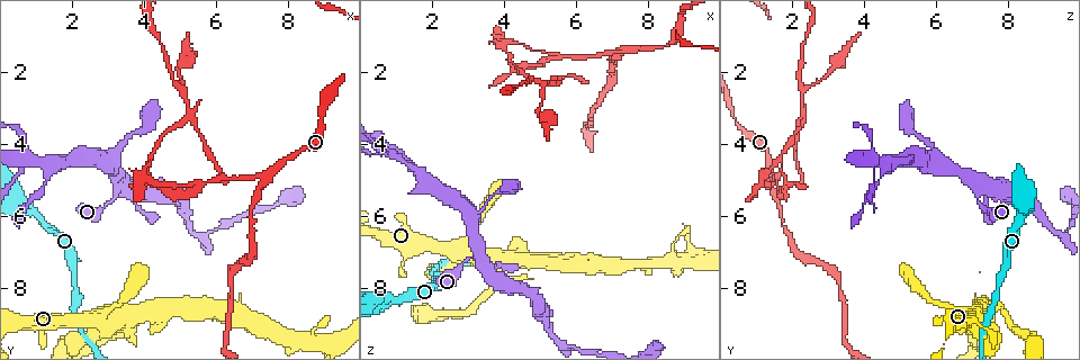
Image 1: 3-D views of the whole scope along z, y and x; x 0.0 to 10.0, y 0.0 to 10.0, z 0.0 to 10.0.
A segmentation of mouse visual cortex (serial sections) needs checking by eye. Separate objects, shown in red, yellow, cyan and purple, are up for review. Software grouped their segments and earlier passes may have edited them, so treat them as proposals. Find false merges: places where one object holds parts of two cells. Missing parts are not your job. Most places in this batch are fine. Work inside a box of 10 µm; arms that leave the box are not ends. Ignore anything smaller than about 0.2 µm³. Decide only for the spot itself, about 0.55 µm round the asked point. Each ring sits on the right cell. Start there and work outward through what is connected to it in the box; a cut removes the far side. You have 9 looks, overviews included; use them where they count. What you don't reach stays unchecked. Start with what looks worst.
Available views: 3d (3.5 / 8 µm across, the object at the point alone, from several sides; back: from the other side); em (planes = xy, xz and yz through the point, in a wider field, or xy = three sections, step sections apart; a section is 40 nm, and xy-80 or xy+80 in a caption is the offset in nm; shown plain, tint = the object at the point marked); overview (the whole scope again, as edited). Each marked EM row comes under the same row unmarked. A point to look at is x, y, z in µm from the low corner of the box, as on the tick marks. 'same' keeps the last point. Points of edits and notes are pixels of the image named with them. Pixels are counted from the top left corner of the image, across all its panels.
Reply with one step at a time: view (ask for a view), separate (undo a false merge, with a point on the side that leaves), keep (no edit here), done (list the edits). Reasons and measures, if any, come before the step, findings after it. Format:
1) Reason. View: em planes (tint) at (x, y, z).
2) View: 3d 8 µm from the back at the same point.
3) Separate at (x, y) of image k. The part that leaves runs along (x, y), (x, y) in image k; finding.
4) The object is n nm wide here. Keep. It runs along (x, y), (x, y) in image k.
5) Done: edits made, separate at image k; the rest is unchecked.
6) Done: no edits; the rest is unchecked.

Arms part here. View: 3d 3.5 µm from the back at (7.70, 4.60, 1.45).

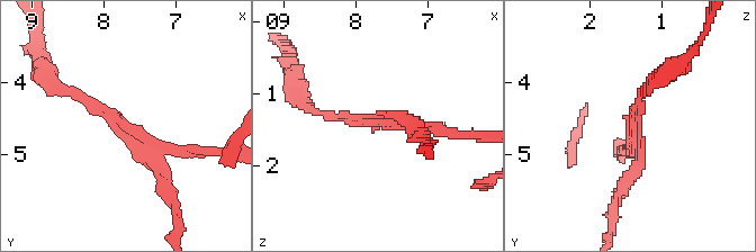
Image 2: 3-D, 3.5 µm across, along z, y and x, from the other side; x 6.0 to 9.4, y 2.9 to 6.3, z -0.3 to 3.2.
Need the tissue. View: em xy step 2 (tint) at (7.65, 4.65, 1.40).

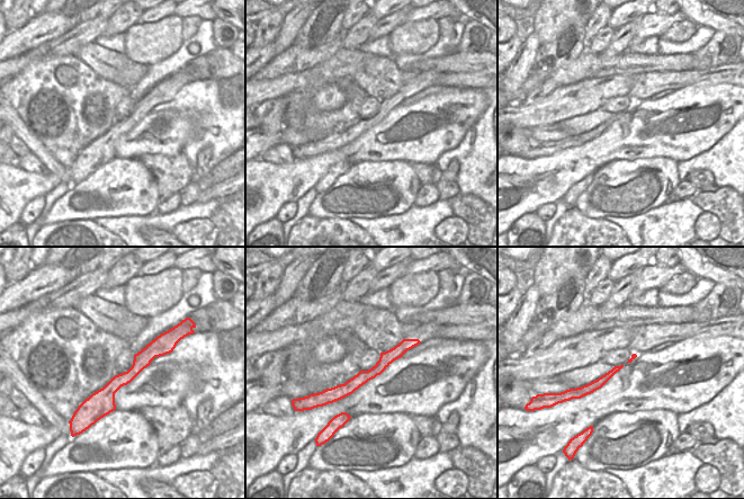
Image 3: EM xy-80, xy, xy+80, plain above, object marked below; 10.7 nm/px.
The object is 150 nm wide here. Separate at (201, 151) of image 2. The part that leaves runs along (122, 120), (150, 142), (225, 152) in image 2; two cells meet here.

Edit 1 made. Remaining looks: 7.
View: overview.

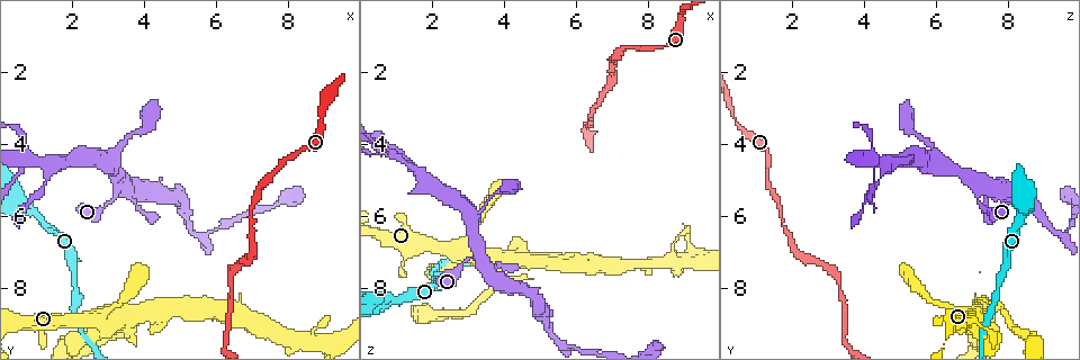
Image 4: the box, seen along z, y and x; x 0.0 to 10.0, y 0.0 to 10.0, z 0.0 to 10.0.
Four-way junction. View: 3d 8 µm from the back at (0.85, 4.40, 4.25).

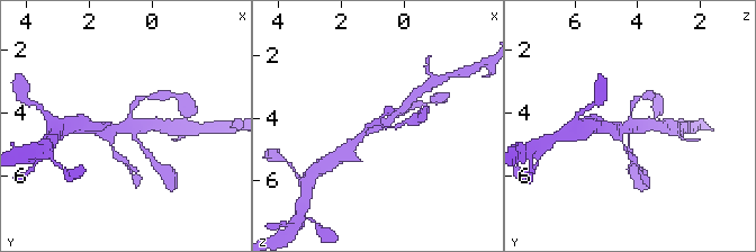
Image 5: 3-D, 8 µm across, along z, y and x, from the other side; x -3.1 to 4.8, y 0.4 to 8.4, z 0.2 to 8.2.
Closer look. View: 3d 3.5 µm at the same point.

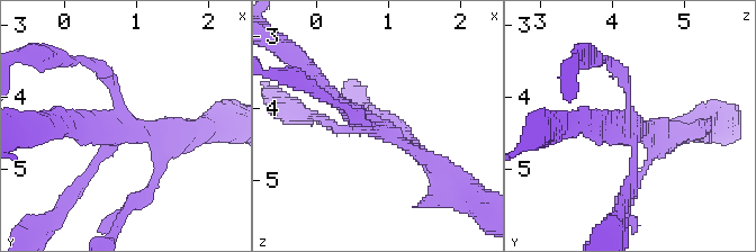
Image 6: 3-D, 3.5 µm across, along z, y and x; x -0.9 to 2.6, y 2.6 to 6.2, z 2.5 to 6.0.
4 arms meet here; the arms are 150, 150, 250, 250 nm wide; now the EM. View: em xy step 1 (tint) at (0.85, 4.45, 4.30).

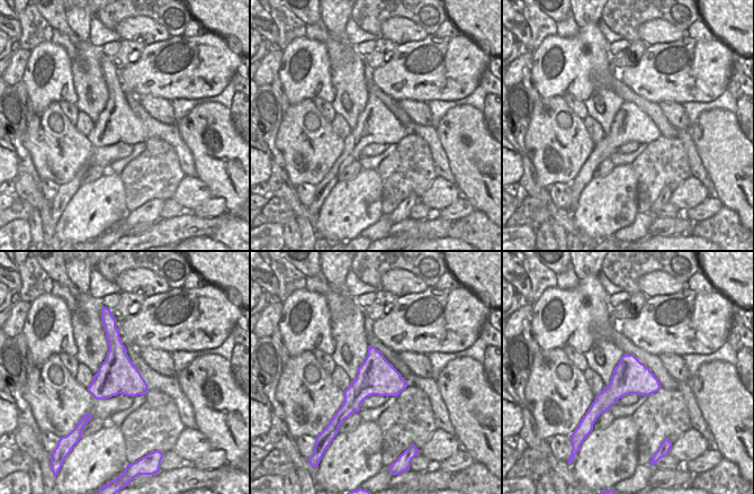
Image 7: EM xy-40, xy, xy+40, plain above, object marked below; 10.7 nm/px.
Keep. It runs along (442, 172), (318, 86) in image 6; all the same cell.

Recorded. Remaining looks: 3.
Narrows sharply. View: 3d 3.5 µm at (5.30, 6.50, 9.40).

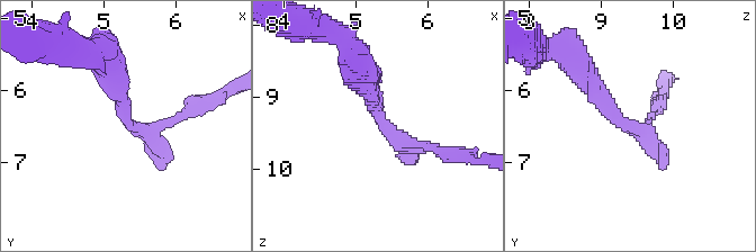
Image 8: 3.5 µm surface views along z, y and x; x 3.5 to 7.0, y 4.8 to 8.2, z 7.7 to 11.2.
Now the EM. View: em planes (tint) at (5.30, 6.45, 9.35).

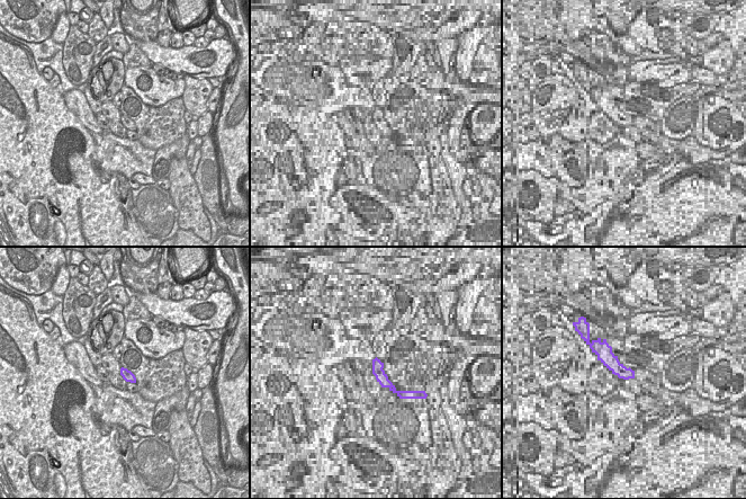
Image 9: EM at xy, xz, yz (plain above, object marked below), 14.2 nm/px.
View: em xy step 5 (tint) at the same point.

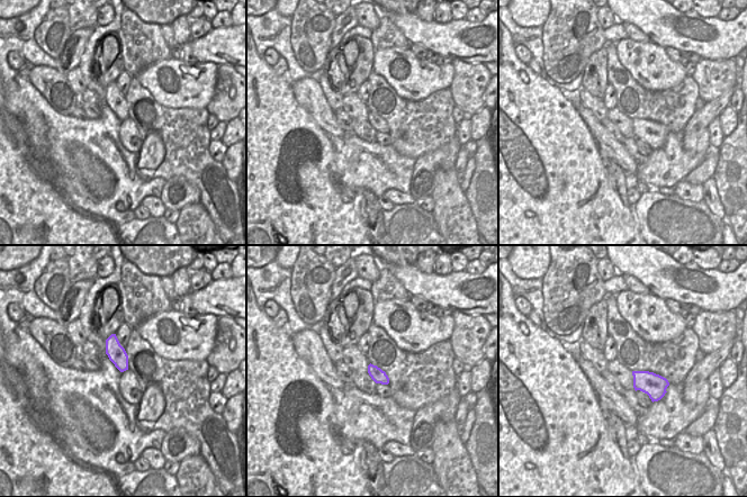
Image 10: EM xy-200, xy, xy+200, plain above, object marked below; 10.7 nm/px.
The object is 150 nm wide here. Keep. It runs along (363, 72), (381, 124), (440, 153) in image 8; all the same cell.

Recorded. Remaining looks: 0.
Done: edits made, separate at image 2; the rest is unchecked.

